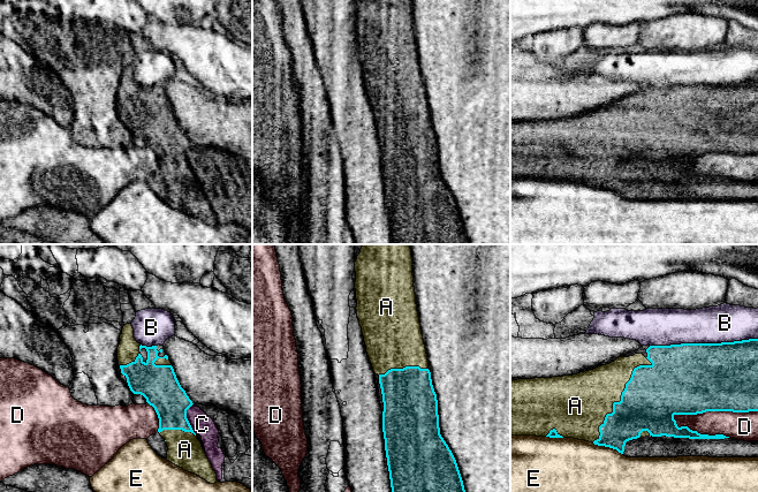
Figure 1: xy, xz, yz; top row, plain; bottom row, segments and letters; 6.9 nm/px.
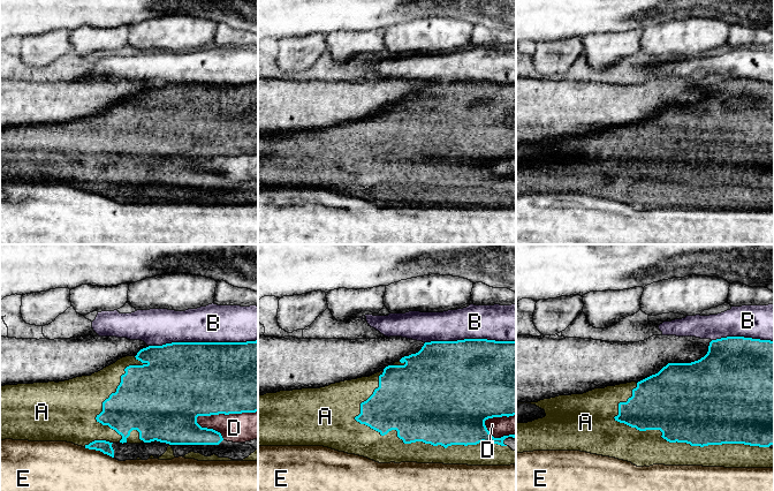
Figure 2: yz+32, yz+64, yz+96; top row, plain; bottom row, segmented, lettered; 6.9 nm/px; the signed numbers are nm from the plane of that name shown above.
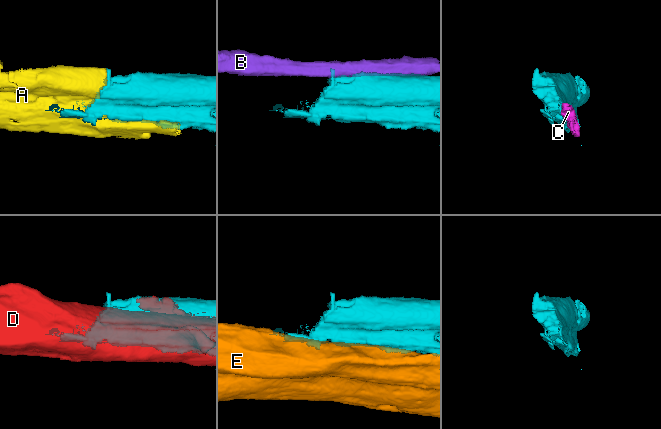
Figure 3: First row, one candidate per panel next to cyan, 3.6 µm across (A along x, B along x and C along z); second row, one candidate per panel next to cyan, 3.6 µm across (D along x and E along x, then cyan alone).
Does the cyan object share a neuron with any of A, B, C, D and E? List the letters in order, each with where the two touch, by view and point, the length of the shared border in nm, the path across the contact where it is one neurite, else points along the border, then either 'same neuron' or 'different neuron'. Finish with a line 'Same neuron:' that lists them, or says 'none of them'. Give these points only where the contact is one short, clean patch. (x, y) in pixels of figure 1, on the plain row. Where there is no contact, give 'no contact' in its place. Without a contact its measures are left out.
A: contact yz (621, 139); length 700 nm; same neuron
B: contact yz (703, 85); length 750 nm; different neuron
C: contact xy (187, 161); length 220 nm; different neuron
D: contact yz (714, 152); length 600 nm; different neuron
E: contact yz (607, 188); length 240 nm; different neuron
Same neuron: A

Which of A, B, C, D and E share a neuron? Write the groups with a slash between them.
A / B / C / D / E

